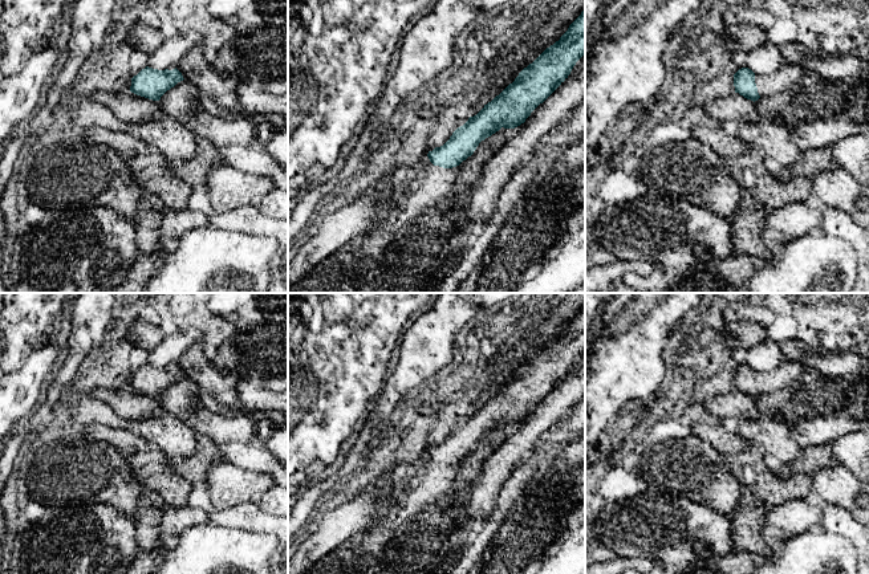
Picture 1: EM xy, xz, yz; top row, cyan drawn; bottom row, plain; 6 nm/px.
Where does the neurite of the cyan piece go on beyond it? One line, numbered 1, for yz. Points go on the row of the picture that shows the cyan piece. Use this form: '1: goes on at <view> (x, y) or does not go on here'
1: goes on at yz (788, 74)

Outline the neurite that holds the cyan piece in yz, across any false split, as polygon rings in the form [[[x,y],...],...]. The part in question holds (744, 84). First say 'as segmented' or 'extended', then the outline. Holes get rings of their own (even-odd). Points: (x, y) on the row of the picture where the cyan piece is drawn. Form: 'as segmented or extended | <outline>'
extended | [[[783,64],[776,73],[767,76],[742,68],[734,74],[735,93],[755,102],[762,97],[787,91],[803,76],[811,76],[811,73],[792,64]]]

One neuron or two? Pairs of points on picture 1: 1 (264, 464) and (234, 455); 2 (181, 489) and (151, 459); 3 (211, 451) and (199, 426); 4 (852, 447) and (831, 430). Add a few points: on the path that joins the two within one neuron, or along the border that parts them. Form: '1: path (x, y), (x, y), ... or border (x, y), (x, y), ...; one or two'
1: path (256, 458), (242, 455); one
2: path (173, 485), (154, 467); one
3: border (198, 434), (208, 436), (218, 444); two
4: border (855, 430), (833, 439), (828, 444); two

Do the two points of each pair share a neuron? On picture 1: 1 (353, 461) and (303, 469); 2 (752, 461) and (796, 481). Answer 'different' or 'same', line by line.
1: different
2: same

